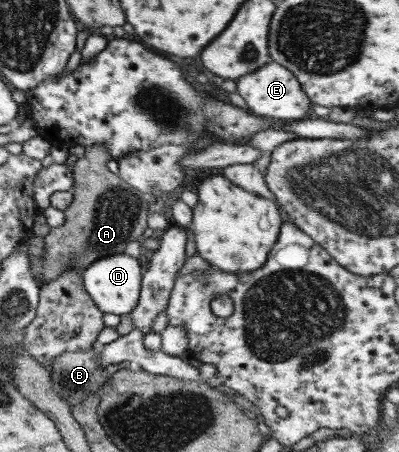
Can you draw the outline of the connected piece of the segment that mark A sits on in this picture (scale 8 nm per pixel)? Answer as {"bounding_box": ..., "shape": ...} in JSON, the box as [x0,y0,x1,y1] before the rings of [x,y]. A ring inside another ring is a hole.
{"bounding_box":[30,144,157,284],"shape":[[[93,144],[85,147],[84,157],[79,158],[73,166],[74,194],[70,206],[64,210],[65,223],[56,229],[50,229],[50,233],[43,239],[47,253],[45,256],[30,256],[31,271],[38,284],[46,284],[54,280],[64,269],[72,267],[78,272],[83,272],[89,264],[99,258],[122,254],[126,246],[134,240],[140,240],[147,228],[147,214],[157,202],[148,193],[138,191],[131,184],[124,182],[117,174],[112,173],[106,166],[111,156],[105,144]]]}

